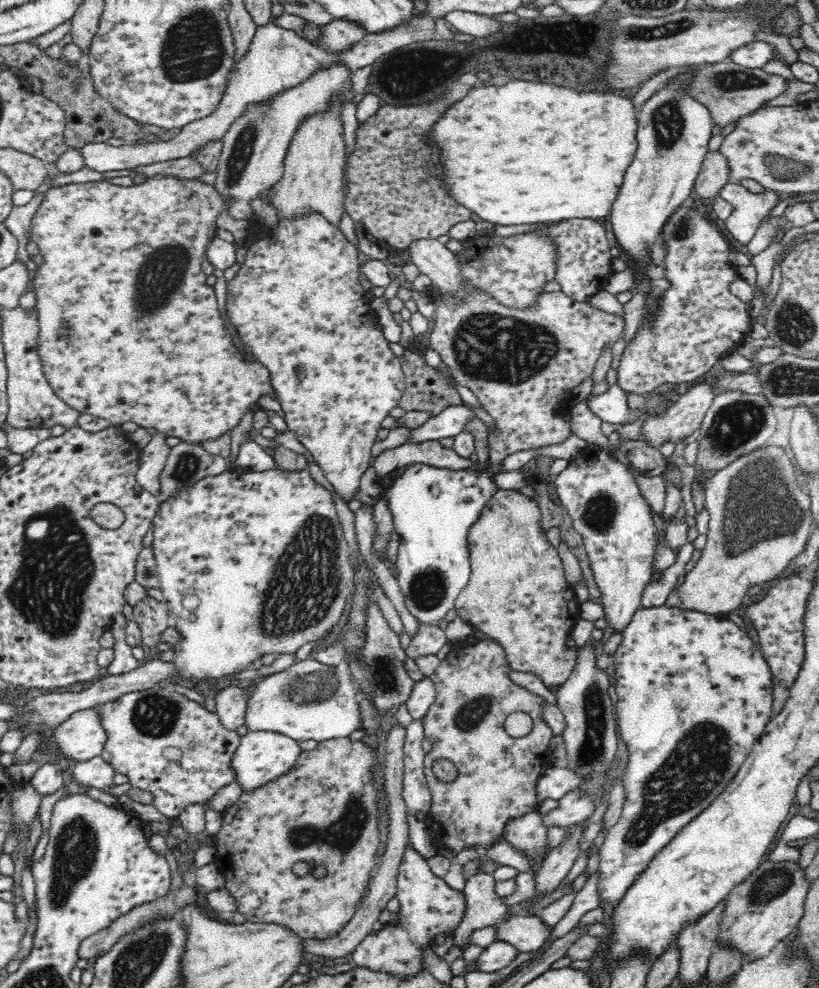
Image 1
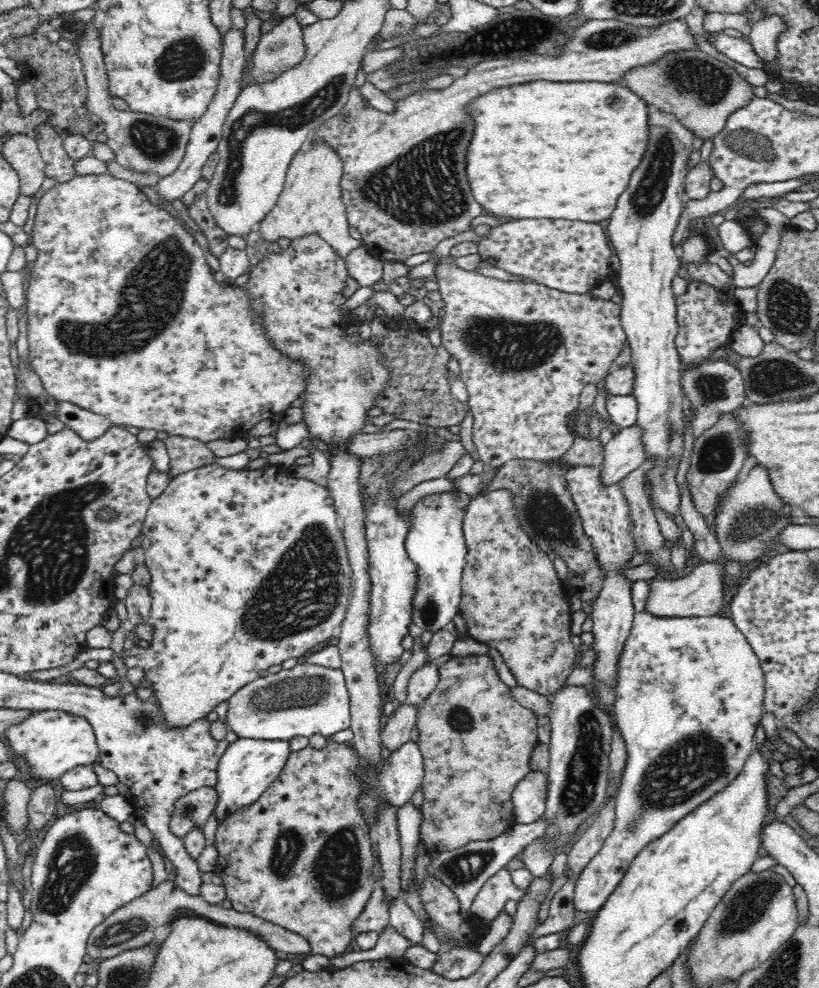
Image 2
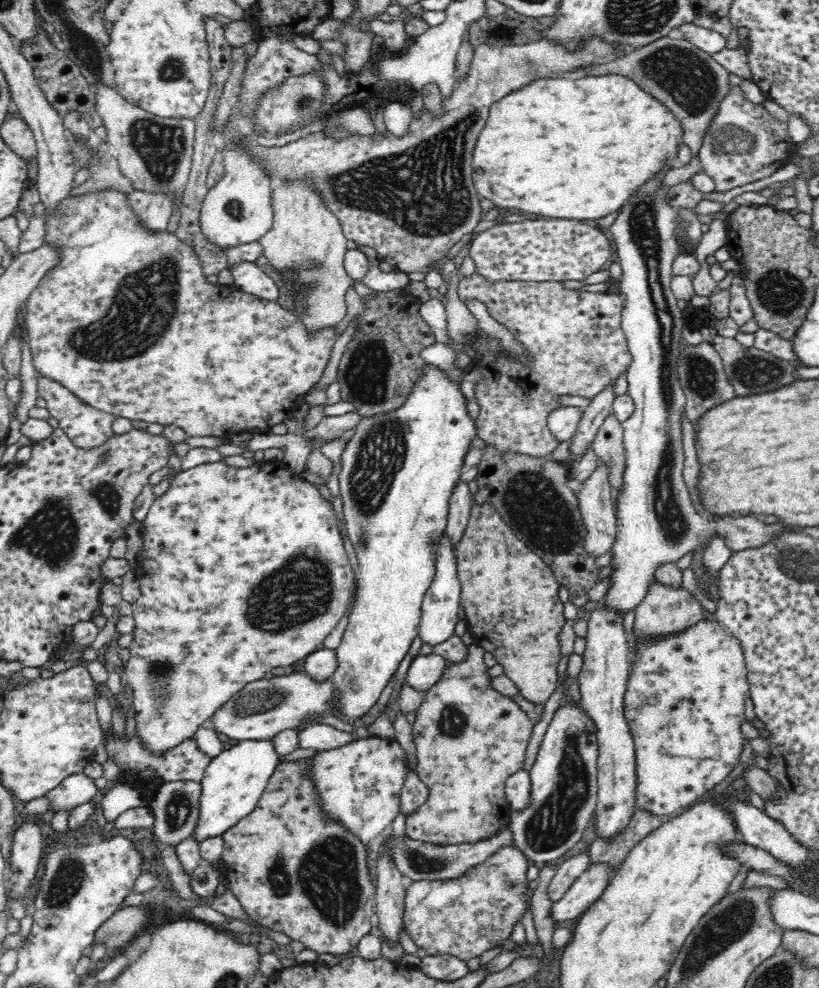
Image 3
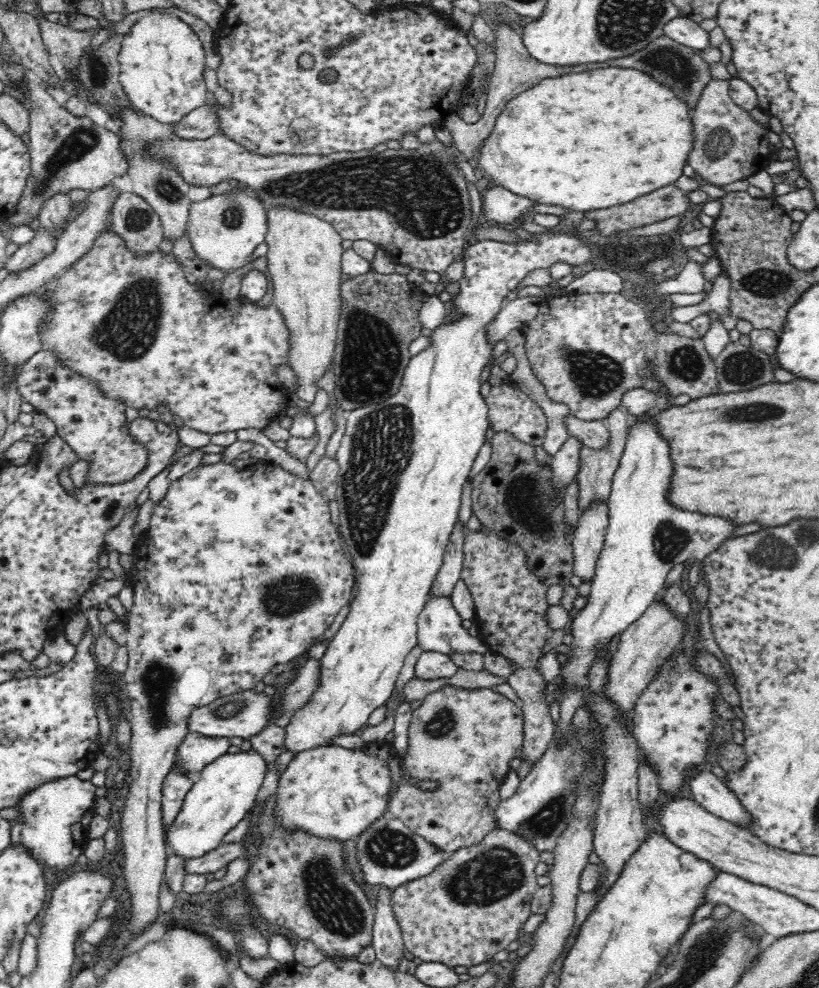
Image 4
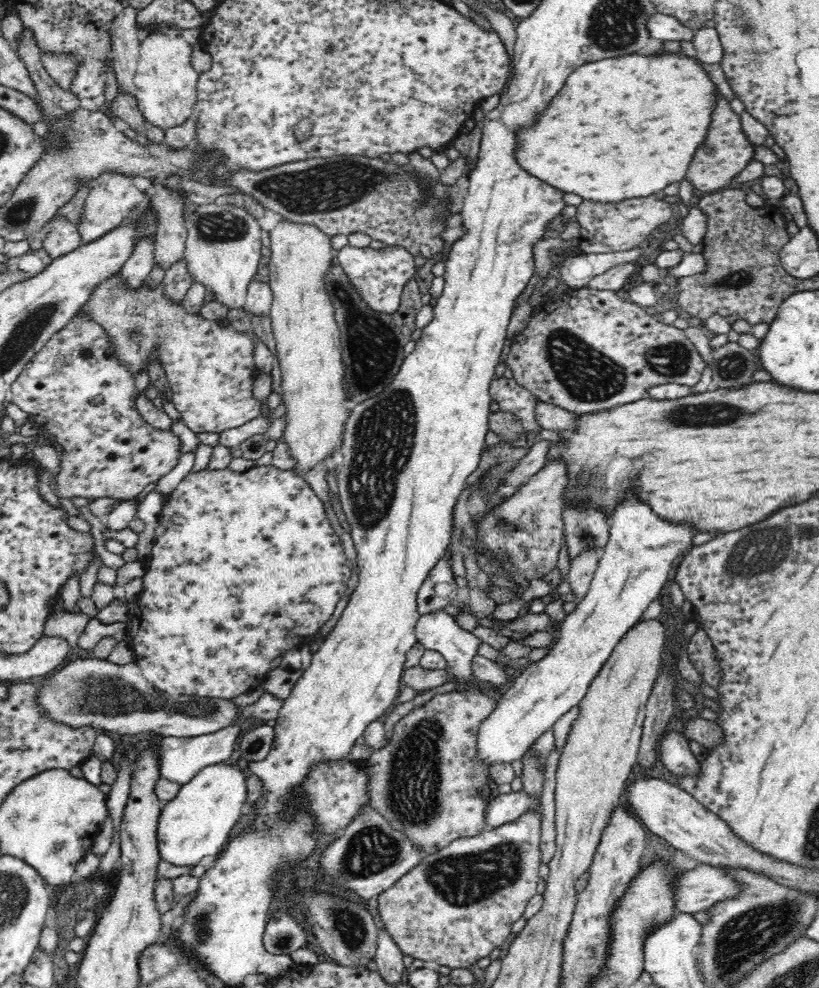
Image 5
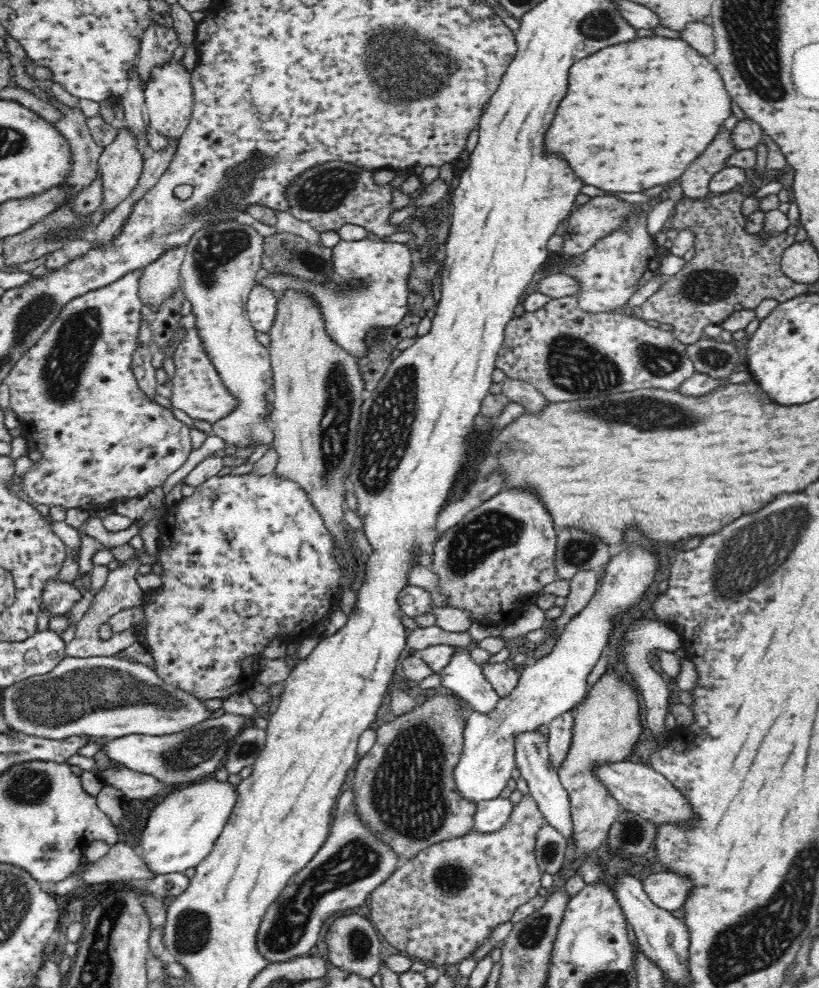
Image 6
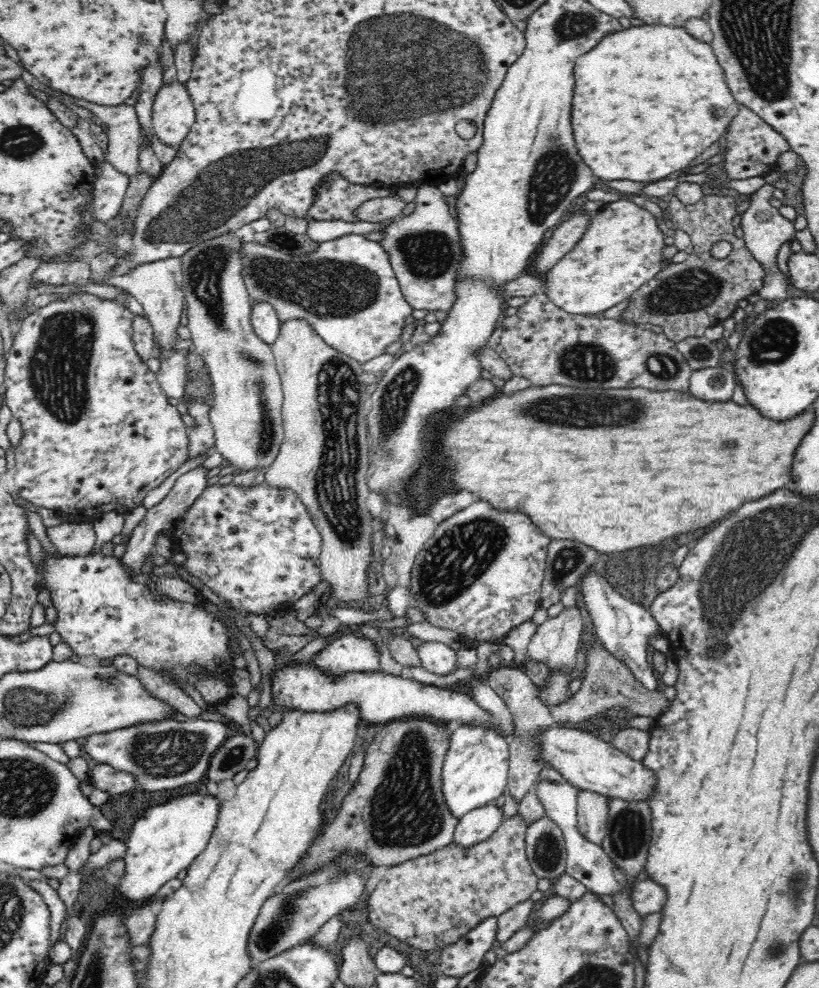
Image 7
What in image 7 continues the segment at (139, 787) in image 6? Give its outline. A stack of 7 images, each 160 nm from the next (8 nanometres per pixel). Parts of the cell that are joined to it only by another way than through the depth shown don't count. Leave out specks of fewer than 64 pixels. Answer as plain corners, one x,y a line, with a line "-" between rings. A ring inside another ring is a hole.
106,763
96,764
89,772
88,780
96,789
112,794
122,794
138,789
132,773
116,770

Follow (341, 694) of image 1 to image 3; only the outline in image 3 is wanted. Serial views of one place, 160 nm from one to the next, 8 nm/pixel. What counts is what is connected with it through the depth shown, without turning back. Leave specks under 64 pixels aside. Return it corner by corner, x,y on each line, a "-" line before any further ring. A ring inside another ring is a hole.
302,672
291,673
288,676
274,676
270,680
262,679
248,683
241,692
238,692
224,702
222,706
205,723
216,733
226,734
228,738
238,741
267,740
282,730
300,726
306,718
318,716
324,712
334,710
336,689
330,679
318,683

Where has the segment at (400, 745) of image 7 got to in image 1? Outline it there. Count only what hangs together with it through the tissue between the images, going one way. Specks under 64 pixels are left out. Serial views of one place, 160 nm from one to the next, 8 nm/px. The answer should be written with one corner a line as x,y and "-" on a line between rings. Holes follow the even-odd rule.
472,636
469,639
454,645
452,651
447,654
445,659
441,660
440,664
438,664
438,668
436,668
430,676
435,684
436,698
430,705
430,708
428,708
428,712
424,714
421,721
422,727
424,727
424,736
431,744
431,750
425,754
424,772
427,785
429,786
431,792
430,810
428,810
425,820
429,825
430,831
433,833
438,849
444,850
444,852
451,852
454,856
466,848
476,848
476,846
482,846
483,848
488,849
492,847
496,844
496,842
503,839
506,823
511,818
516,818
534,811
534,806
536,806
536,789
534,789
536,788
536,780
538,780
542,771
549,767
548,762
550,762
550,758
552,758
552,752
550,751
550,746
548,746
548,744
550,744
550,738
552,738
553,732
546,724
546,721
544,721
544,717
542,717
542,707
540,707
540,704
542,704
543,698
526,691
526,689
518,686
518,684
514,684
512,680
508,679
508,670
510,669
508,661
506,661
504,649
500,646
500,644
490,638
488,640
480,641
-
518,711
530,714
533,720
533,727
528,736
512,738
512,736
506,732
504,723
509,714
-
438,758
446,758
454,764
457,770
457,775
453,780
443,781
434,775
434,772
432,771
432,764
434,764

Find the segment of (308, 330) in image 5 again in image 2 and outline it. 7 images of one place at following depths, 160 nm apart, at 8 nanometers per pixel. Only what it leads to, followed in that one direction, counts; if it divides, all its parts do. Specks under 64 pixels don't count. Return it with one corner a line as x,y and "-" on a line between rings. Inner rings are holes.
316,144
296,153
276,204
258,226
260,237
268,242
277,242
280,238
294,240
309,234
320,235
342,259
354,248
362,247
362,241
351,238
348,233
350,223
342,202
341,178
342,161
328,144

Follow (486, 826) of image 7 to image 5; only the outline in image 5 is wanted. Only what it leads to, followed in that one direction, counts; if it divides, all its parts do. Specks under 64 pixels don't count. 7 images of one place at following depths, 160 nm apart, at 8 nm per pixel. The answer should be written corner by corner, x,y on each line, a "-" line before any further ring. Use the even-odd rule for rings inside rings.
520,791
508,794
500,793
496,798
490,798
486,804
485,821
487,828
497,829
508,827
511,822
516,821
524,812
541,806
541,801
530,797

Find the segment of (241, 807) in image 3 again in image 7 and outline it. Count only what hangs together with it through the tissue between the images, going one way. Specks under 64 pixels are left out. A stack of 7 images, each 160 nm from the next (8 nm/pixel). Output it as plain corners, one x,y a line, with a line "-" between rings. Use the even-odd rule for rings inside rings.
203,792
182,795
182,798
149,807
144,815
134,822
125,841
125,872
114,885
120,897
126,900
150,899
158,894
160,887
172,877
176,878
180,871
187,870
206,849
216,827
219,808
218,798

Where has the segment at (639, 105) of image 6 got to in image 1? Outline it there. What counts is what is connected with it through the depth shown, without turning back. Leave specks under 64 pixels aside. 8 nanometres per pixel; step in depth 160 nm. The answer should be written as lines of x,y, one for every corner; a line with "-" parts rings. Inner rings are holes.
512,79
504,86
472,87
468,96
436,122
430,140
434,138
442,150
450,194
486,222
510,226
568,218
598,221
610,214
622,176
638,149
637,112
632,100
614,92
578,92
541,81

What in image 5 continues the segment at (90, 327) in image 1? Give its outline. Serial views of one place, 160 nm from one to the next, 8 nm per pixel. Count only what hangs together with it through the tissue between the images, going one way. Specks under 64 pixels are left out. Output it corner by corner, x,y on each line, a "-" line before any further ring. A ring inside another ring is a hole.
114,275
97,286
88,302
82,307
96,322
99,322
111,336
114,355
124,361
137,375
139,370
147,370
153,349
158,349
160,361
172,389
171,400
180,413
182,421
195,433
224,432
237,428
254,418
260,417
261,405
252,397
252,386
260,374
254,362
254,339
252,335
238,332
229,323
205,320
198,314
188,314
182,305
172,303
164,297
162,285
150,291
147,282
133,290
118,285
120,277

